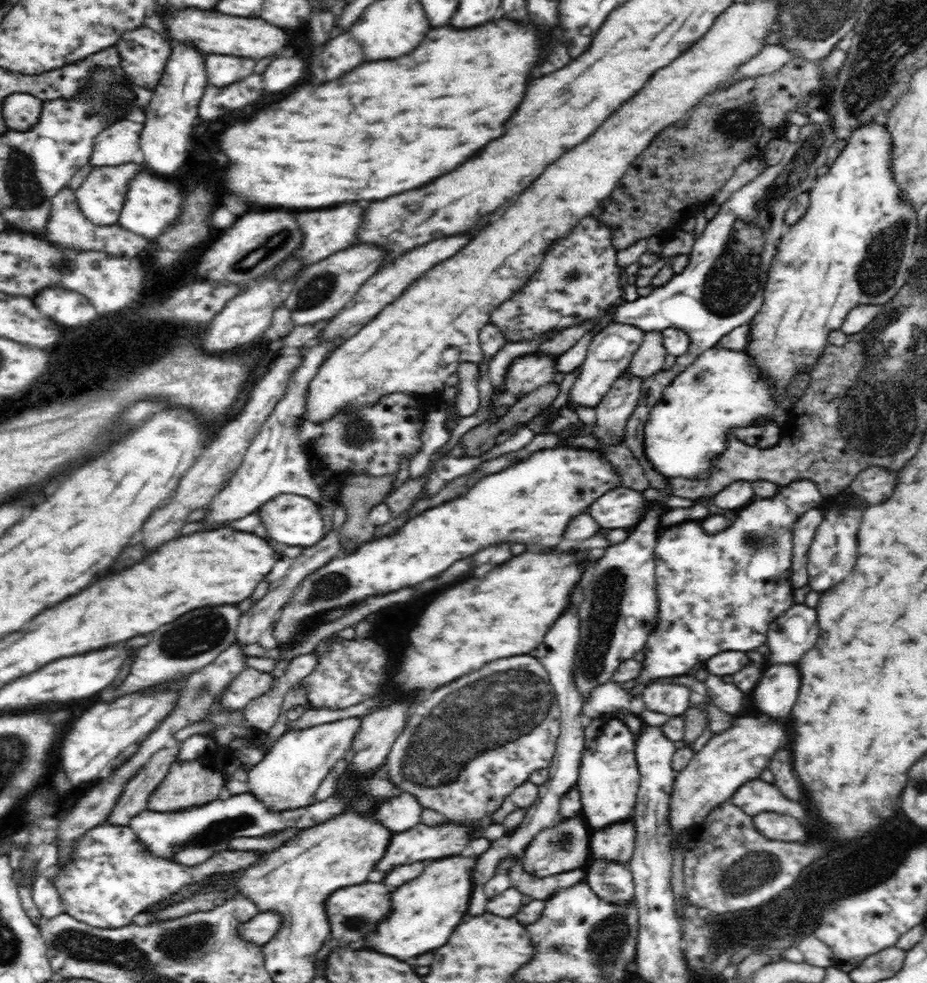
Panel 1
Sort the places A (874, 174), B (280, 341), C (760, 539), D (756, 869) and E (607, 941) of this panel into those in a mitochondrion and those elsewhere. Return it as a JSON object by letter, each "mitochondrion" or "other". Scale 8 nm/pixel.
{"A":"other","B":"other","C":"mitochondrion","D":"mitochondrion","E":"mitochondrion"}

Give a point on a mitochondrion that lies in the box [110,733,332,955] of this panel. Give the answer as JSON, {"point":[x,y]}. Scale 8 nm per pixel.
{"point":[245,822]}

